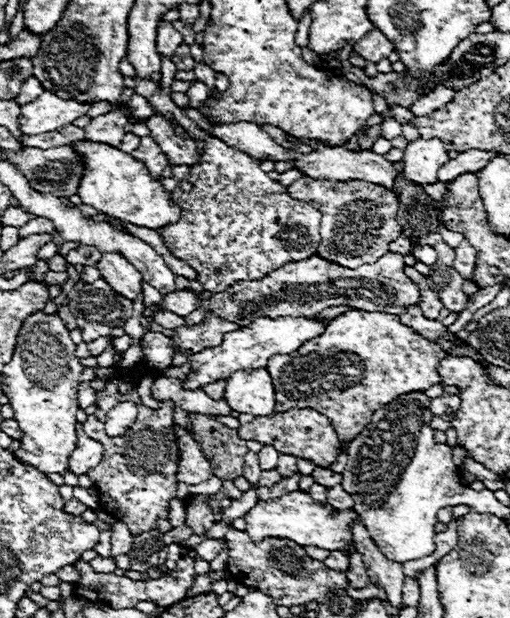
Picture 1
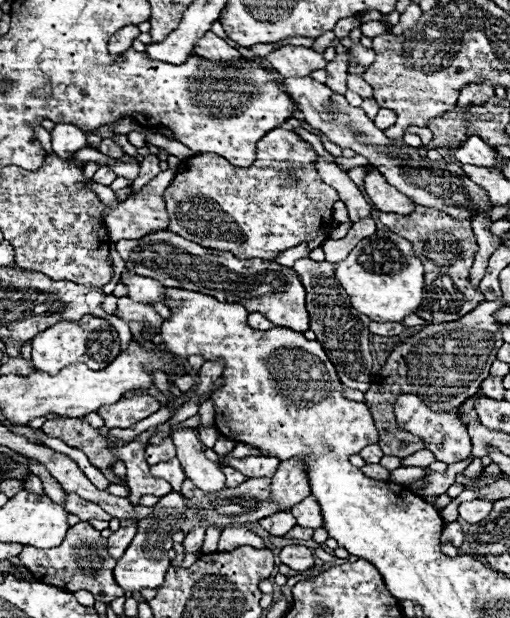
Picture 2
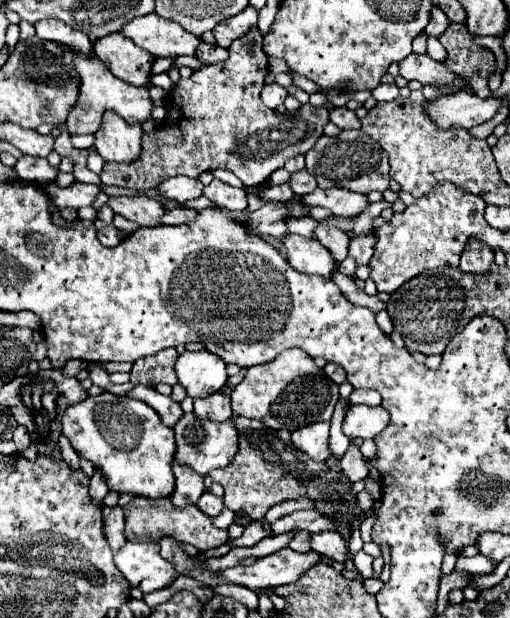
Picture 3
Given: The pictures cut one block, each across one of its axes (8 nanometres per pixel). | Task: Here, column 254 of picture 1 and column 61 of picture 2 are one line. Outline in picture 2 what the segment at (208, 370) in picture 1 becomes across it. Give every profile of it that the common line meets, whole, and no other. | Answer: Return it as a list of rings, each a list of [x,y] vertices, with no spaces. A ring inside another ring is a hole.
[[[82,316],[80,320],[60,320],[48,330],[40,332],[32,340],[32,362],[38,372],[54,374],[62,370],[66,364],[86,364],[88,368],[104,368],[120,354],[120,338],[118,332],[110,326],[106,318],[98,316]]]

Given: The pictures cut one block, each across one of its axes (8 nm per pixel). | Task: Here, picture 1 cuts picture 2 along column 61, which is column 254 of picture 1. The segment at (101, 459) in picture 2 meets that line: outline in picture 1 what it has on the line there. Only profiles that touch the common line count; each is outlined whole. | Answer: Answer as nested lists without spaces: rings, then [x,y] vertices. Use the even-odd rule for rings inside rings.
[[[292,408],[288,412],[274,412],[272,416],[256,416],[252,422],[238,428],[242,440],[258,440],[260,444],[272,444],[282,454],[294,454],[296,458],[306,458],[316,466],[326,468],[336,460],[338,438],[326,416],[312,408]]]

